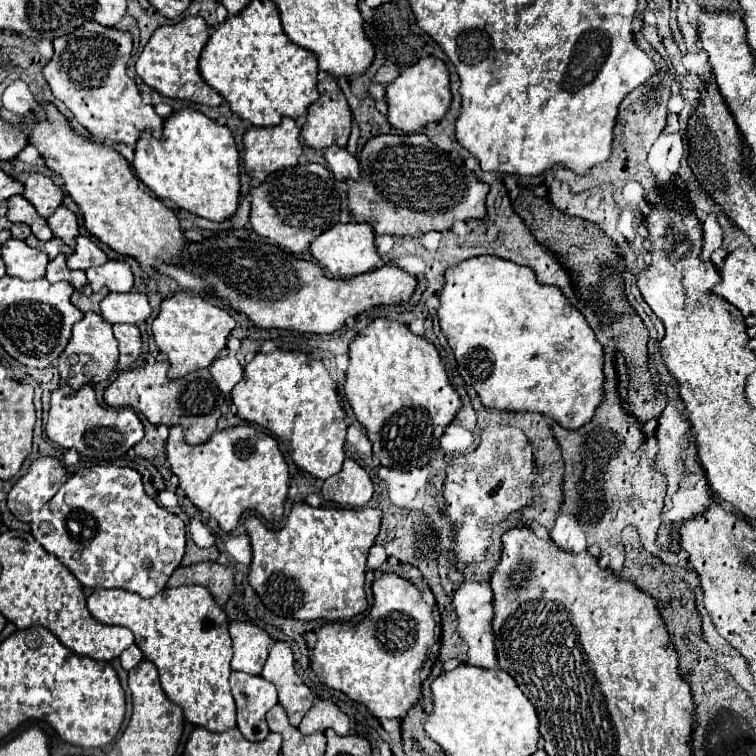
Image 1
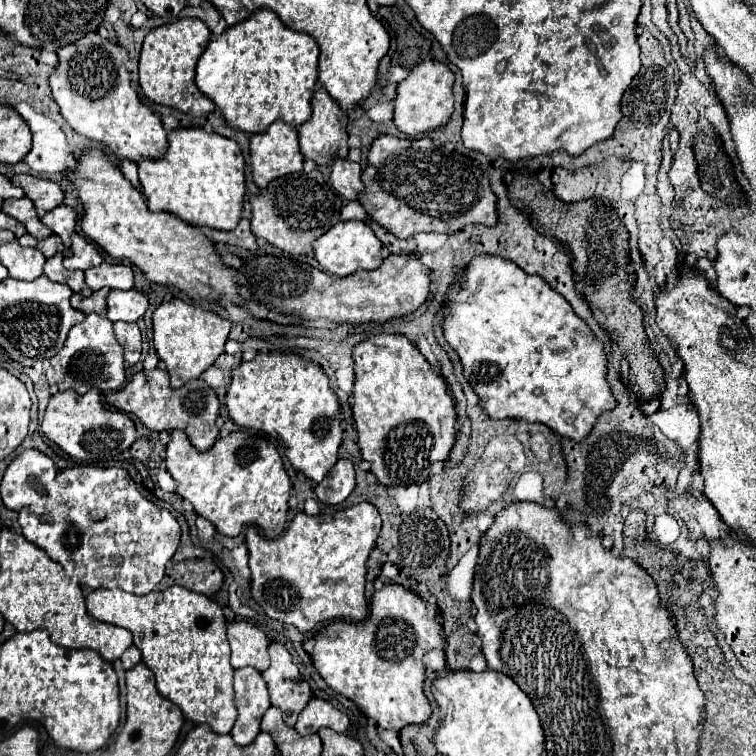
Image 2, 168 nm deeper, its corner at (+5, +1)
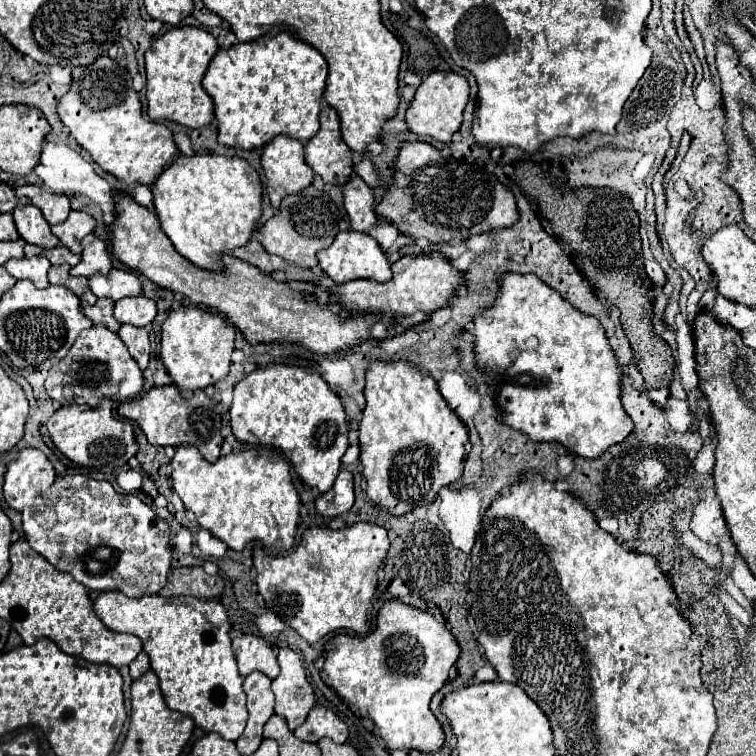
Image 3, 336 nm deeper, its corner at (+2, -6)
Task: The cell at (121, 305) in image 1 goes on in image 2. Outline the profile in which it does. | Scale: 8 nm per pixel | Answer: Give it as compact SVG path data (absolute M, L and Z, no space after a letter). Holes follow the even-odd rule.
M135 288L127 292L111 290L107 296L107 318L111 322L117 322L117 320L137 322L139 318L143 318L147 306L149 306L147 296Z

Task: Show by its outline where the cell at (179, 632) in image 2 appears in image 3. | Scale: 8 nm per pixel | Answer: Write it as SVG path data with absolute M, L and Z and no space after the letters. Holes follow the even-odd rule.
M102 591L94 601L94 611L102 619L102 623L116 633L132 633L140 637L144 651L150 657L152 671L160 679L160 689L164 701L170 709L180 711L194 719L198 727L204 731L214 731L228 741L236 741L246 725L248 709L246 709L246 693L242 691L242 677L238 675L236 659L230 649L230 621L226 609L220 601L214 599L198 599L198 597L138 597L132 599L122 591Z

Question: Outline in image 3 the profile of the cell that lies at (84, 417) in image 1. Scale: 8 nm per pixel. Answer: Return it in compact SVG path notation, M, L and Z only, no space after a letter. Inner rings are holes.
M102 399L102 403L94 409L82 407L82 405L70 405L60 407L50 421L46 423L48 433L52 437L52 443L58 447L60 453L64 453L70 461L94 467L98 471L114 471L130 461L138 453L138 443L134 437L134 429L130 421L116 419L112 413L112 401Z

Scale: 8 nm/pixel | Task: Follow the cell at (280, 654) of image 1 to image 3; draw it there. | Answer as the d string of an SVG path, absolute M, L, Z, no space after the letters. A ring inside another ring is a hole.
M280 649L278 653L280 675L272 681L272 691L276 695L276 715L286 717L288 727L294 731L308 717L308 711L316 703L312 685L306 679L306 669L292 649Z

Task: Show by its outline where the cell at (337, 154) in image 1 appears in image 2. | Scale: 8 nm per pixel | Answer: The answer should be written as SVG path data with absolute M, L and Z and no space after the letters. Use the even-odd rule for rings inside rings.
M335 158L331 166L331 184L345 198L357 200L357 194L363 192L361 166L347 158Z

